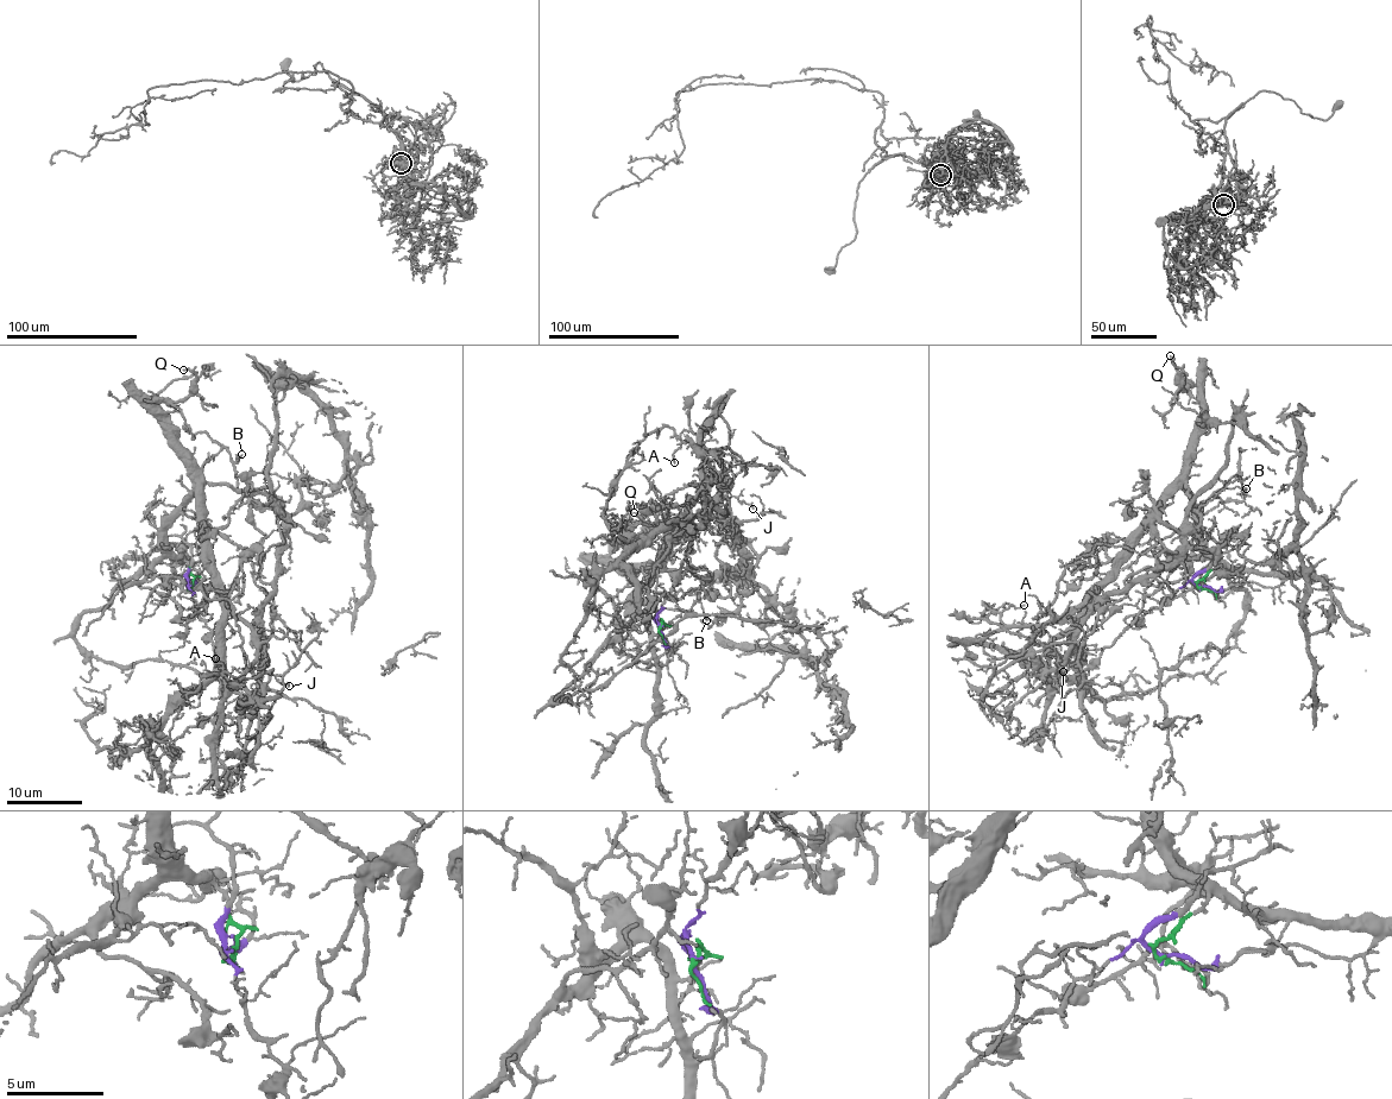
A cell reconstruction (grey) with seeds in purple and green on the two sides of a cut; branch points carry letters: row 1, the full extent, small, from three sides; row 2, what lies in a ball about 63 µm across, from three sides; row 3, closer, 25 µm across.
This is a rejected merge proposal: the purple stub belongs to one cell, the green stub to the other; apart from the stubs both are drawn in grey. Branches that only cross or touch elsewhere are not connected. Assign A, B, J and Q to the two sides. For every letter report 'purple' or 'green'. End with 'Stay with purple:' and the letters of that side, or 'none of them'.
A: green
B: green
J: purple
Q: green
Stay with purple: J

